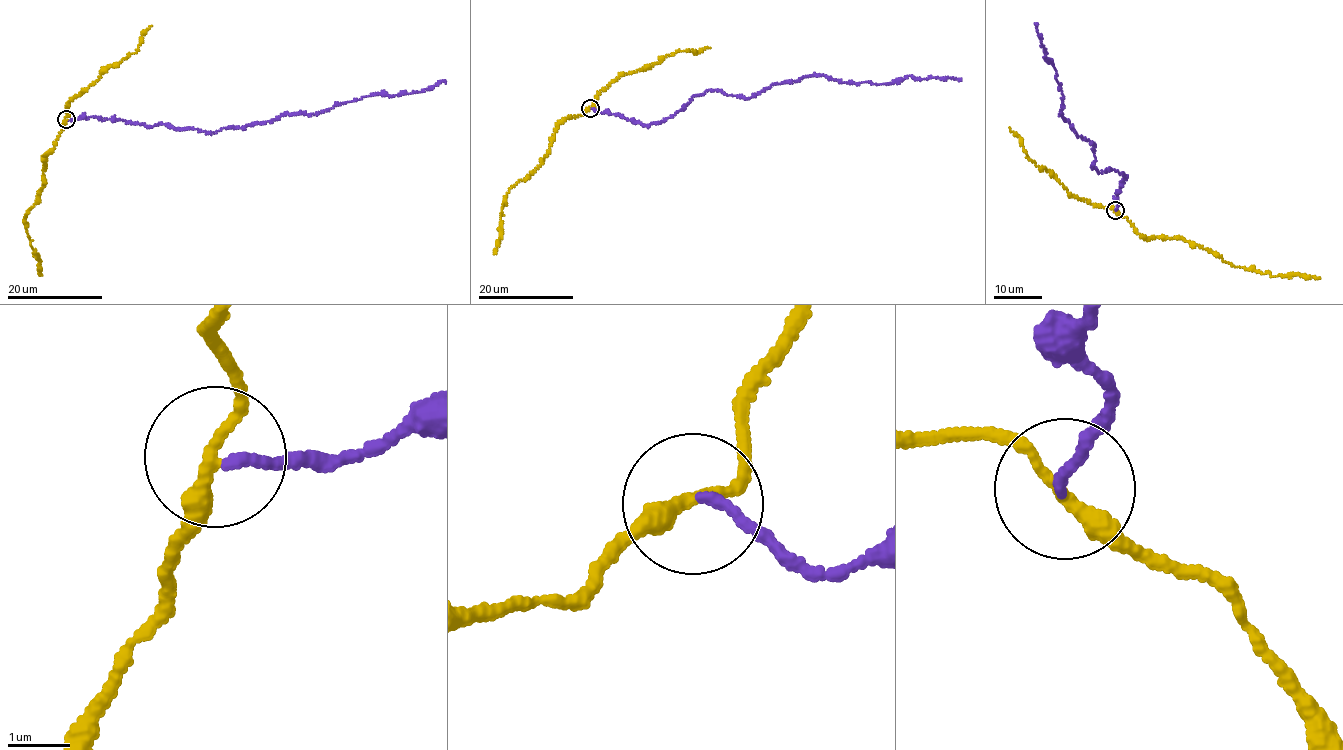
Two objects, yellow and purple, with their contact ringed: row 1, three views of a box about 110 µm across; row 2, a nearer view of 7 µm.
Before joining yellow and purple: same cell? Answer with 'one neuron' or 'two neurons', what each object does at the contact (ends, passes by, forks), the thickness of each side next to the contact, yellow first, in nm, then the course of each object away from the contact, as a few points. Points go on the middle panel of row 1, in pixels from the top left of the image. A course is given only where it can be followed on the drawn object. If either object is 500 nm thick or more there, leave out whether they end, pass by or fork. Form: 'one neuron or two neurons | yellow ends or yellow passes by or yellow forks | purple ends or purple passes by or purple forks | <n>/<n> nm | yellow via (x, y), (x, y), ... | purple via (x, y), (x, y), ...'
two neurons | yellow passes by | purple ends | 240/160 nm | yellow via (590, 108), (581, 115), (558, 122), (541, 166), (519, 180), (505, 195), (496, 254) | purple via (591, 108), (645, 126), (670, 118), (704, 92), (752, 97), (816, 74), (878, 84), (912, 76), (961, 80)

